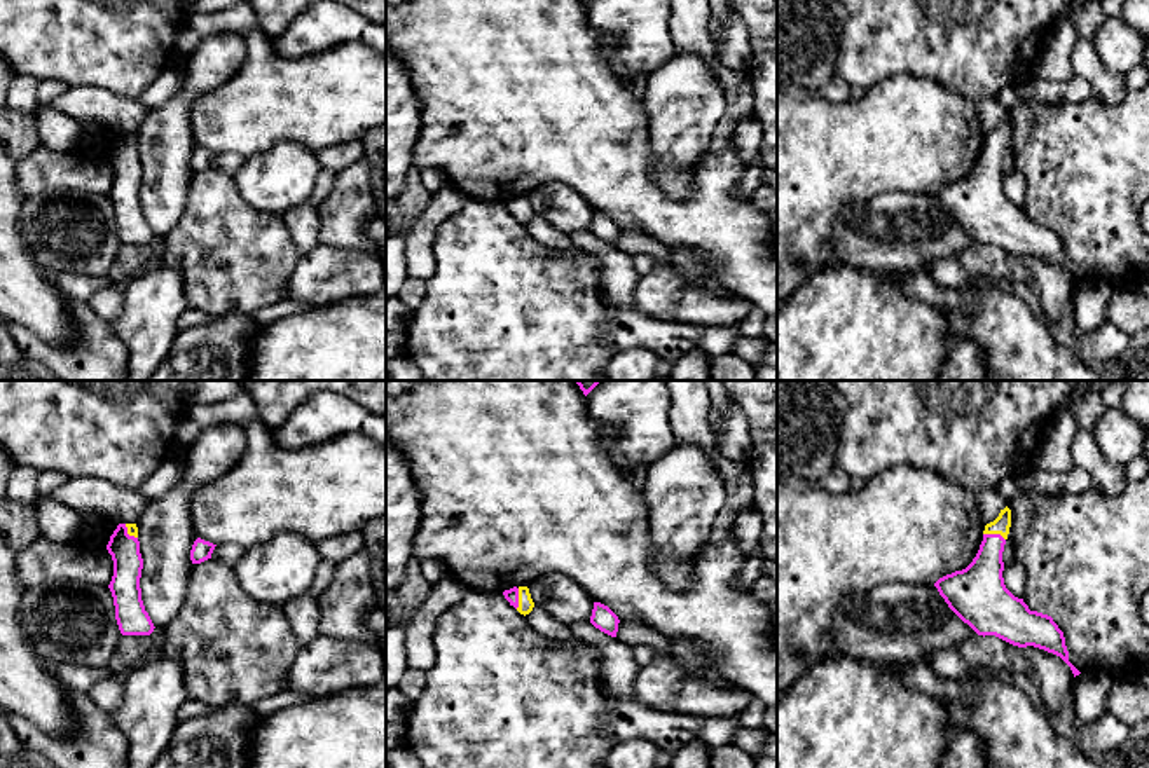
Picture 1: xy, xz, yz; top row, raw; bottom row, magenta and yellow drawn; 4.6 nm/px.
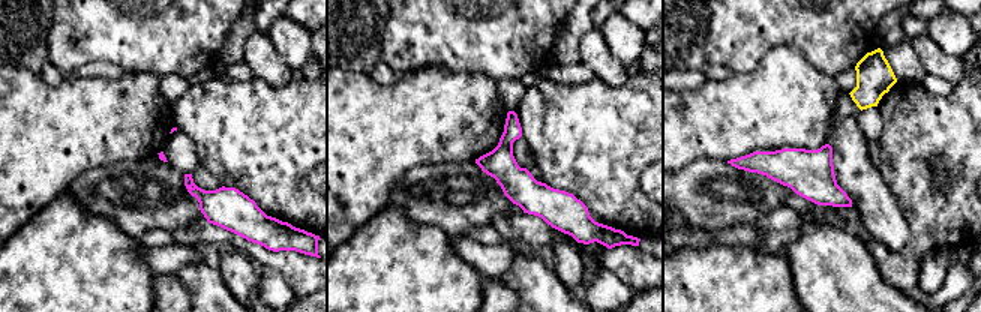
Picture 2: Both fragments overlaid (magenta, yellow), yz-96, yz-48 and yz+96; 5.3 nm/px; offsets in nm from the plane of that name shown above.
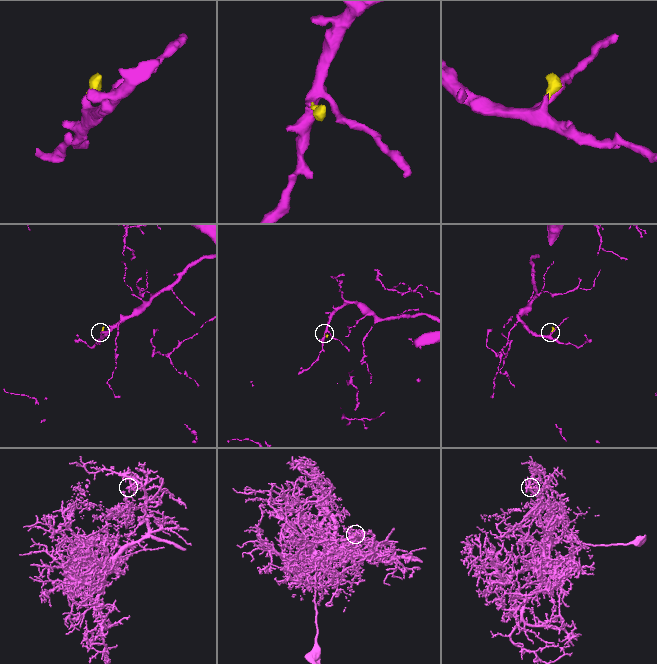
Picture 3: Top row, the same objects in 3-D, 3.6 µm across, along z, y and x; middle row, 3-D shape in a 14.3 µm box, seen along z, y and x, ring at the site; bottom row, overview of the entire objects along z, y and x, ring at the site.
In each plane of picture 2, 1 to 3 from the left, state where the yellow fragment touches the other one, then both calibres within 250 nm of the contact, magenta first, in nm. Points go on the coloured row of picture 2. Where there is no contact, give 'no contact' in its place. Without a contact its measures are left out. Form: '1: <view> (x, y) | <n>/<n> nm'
1: no contact
2: no contact
3: no contact

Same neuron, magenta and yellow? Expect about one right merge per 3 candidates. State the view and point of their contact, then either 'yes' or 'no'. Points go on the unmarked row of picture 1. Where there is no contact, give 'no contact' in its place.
contact yz (994, 144); yes

